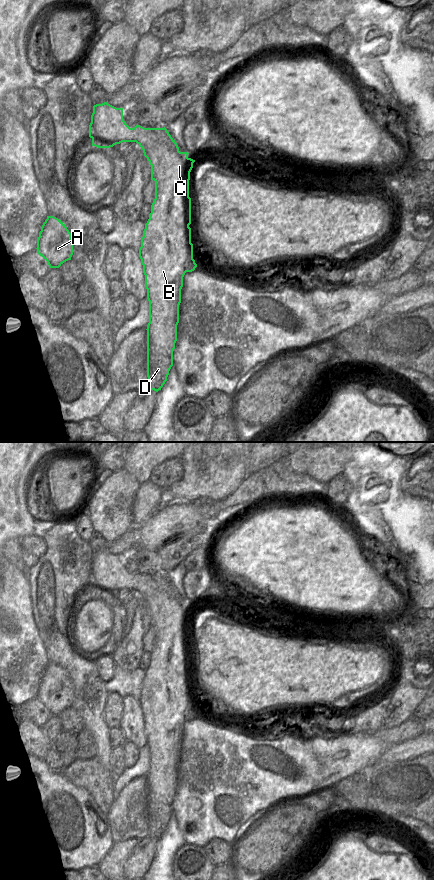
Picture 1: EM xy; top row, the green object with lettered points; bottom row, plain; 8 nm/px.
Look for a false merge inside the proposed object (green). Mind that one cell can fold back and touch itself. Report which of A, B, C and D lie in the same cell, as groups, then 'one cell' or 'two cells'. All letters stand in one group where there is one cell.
A B C D | one cell

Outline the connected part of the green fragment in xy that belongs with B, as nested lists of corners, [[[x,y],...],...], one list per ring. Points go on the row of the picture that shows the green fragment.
[[[107,102],[93,106],[91,123],[89,125],[89,137],[92,139],[92,146],[107,149],[122,142],[136,142],[142,148],[144,156],[151,165],[151,180],[155,181],[155,199],[151,205],[151,213],[143,231],[139,257],[143,265],[145,287],[149,301],[149,323],[146,329],[148,390],[158,392],[167,381],[169,371],[173,366],[173,351],[177,341],[183,277],[186,272],[192,272],[197,267],[193,259],[193,244],[191,243],[191,228],[189,227],[191,224],[189,180],[195,160],[188,157],[188,152],[179,151],[177,143],[165,127],[144,128],[137,124],[134,128],[130,128],[123,119],[123,108],[116,108]]]

